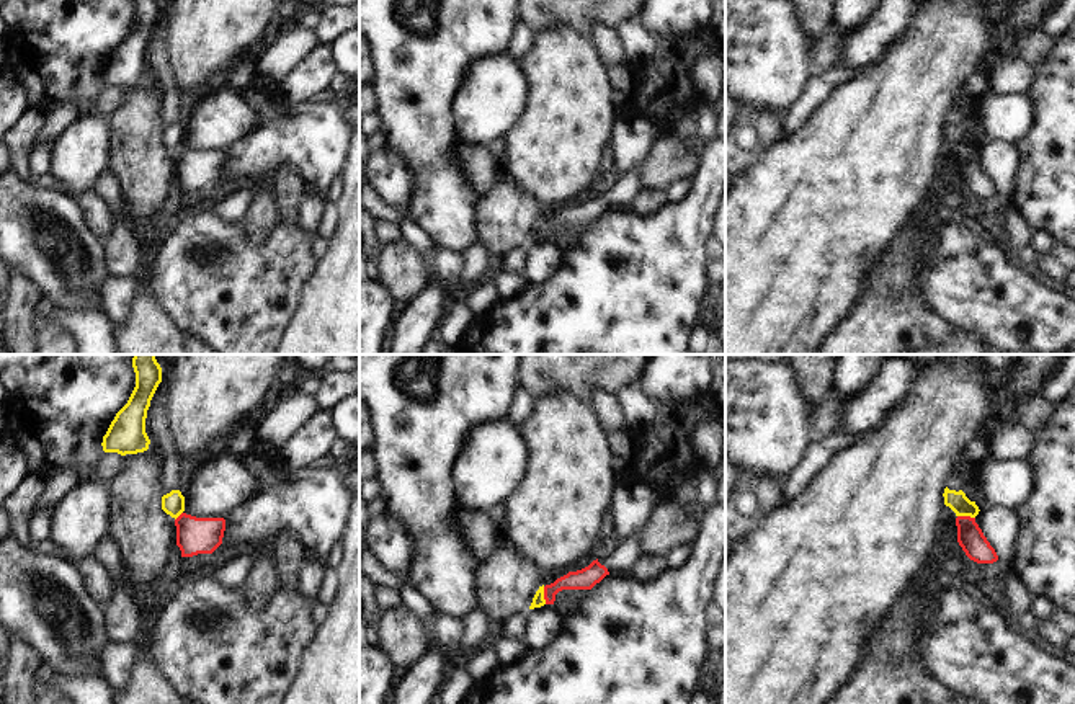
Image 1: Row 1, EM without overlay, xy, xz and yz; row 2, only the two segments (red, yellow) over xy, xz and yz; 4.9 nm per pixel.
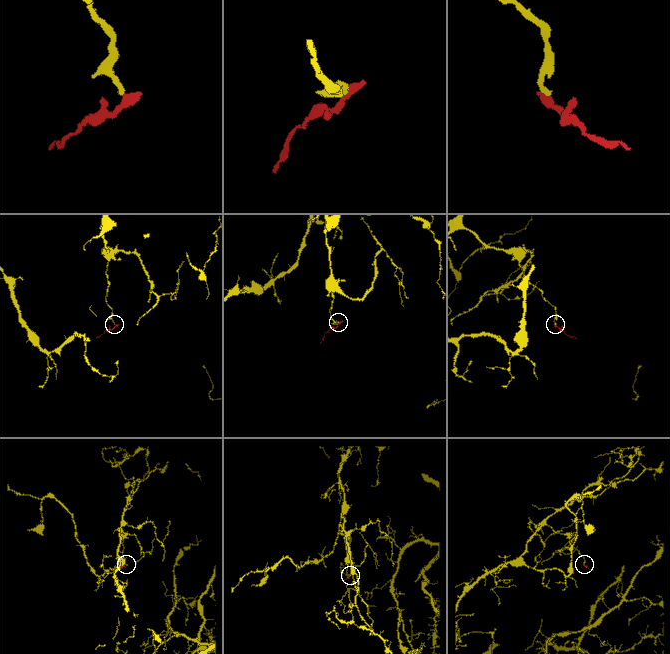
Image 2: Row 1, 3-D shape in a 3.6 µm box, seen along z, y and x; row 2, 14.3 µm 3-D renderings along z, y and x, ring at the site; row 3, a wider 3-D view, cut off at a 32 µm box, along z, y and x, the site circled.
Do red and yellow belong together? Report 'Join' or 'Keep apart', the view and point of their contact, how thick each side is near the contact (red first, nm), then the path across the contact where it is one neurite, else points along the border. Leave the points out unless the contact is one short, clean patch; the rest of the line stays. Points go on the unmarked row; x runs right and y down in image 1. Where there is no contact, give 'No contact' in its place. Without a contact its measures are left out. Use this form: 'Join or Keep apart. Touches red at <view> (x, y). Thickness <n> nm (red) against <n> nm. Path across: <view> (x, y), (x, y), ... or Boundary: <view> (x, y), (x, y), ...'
Keep apart. Touches red at xz (544, 229). Thickness 110 nm (red) against 60 nm. Boundary: xz (543, 221), (546, 237).

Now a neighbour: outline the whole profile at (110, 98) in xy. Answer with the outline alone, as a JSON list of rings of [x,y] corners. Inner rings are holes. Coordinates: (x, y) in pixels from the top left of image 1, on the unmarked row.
[[[103,87],[103,90],[95,98],[95,113],[101,116],[113,114],[123,103],[123,90],[118,87]]]

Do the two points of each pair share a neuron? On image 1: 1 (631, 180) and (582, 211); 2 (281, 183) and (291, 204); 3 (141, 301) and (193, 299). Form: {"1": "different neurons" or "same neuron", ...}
{"1": "same neuron", "2": "same neuron", "3": "different neurons"}

